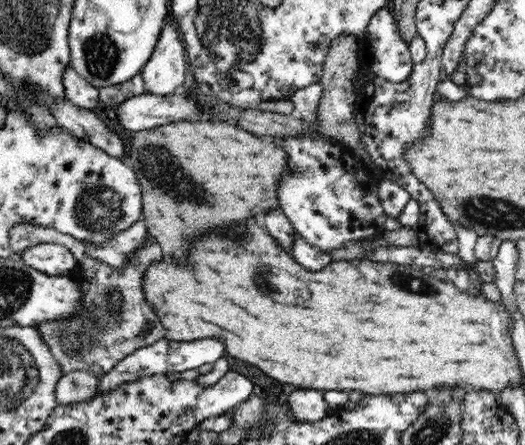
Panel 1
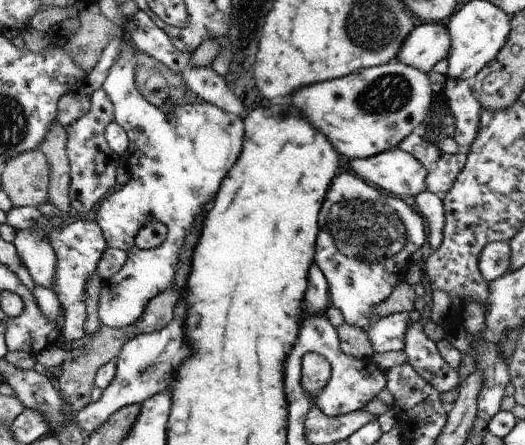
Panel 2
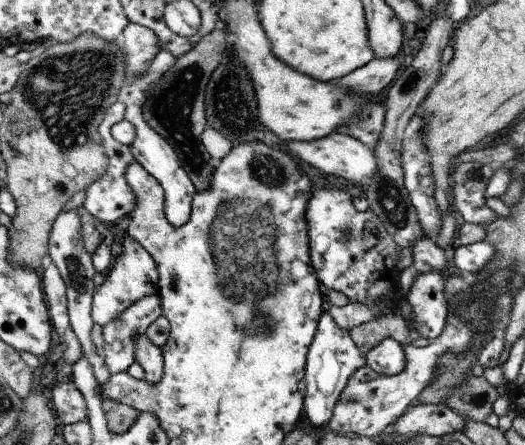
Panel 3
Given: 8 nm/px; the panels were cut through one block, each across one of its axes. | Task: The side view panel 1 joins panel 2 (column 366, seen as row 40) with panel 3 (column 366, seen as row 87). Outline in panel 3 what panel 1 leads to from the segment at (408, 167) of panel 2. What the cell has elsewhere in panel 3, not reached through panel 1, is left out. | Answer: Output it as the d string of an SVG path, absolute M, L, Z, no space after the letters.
M332 132L318 140L284 142L283 146L292 156L297 156L324 174L342 176L346 180L362 183L368 183L368 180L376 174L377 164L373 149L350 135Z

